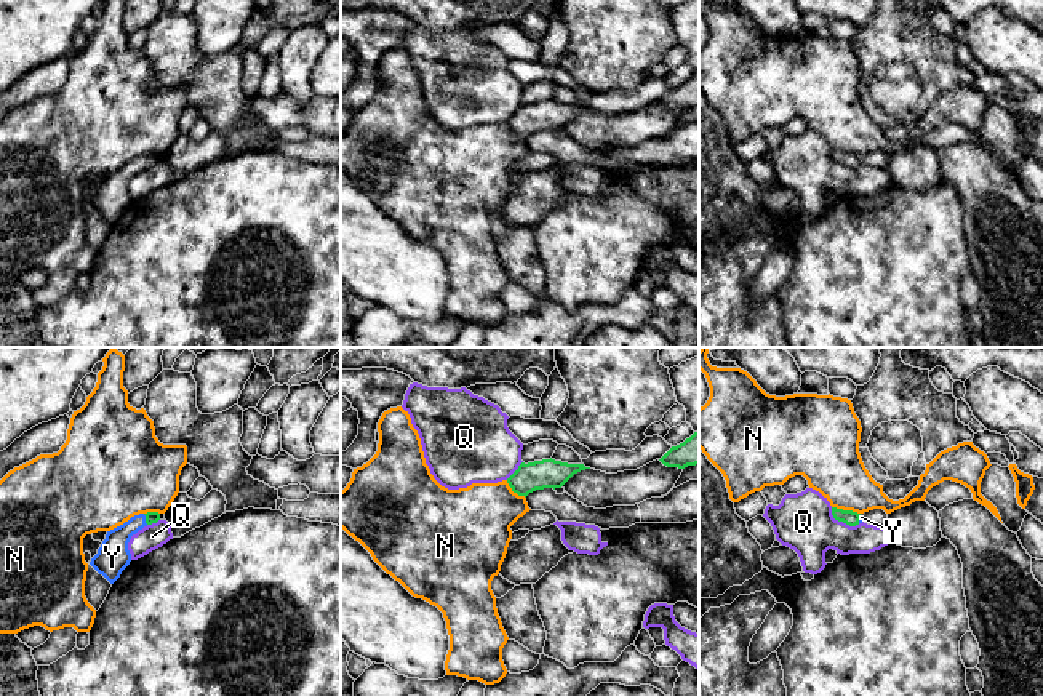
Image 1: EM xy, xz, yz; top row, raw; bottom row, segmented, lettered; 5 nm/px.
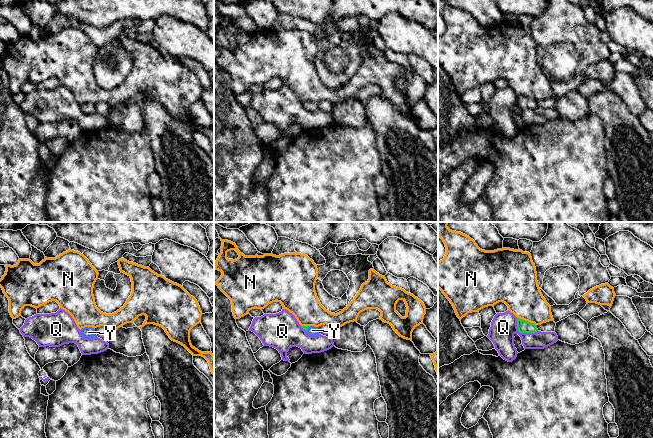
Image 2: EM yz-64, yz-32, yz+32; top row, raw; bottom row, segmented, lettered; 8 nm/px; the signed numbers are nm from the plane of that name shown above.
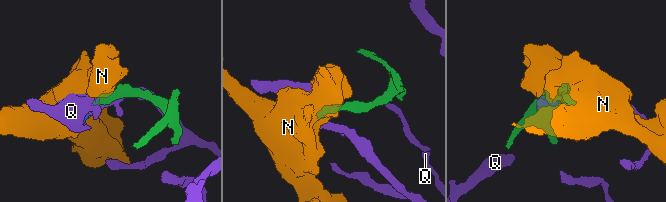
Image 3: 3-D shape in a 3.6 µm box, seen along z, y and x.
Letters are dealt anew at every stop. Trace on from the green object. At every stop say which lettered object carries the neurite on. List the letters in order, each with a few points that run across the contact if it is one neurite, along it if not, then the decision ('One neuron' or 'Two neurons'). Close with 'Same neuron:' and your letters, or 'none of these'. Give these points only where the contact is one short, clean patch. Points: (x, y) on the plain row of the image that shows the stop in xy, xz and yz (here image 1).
N: Line: yz (832, 148), (859, 156). Two neurons
Q: Line: yz (831, 149), (831, 156), (835, 160), (850, 167), (859, 165). Two neurons
Y: Line: xy (151, 159), (146, 160), (115, 184), (112, 197). One neuron
Same neuron: Y

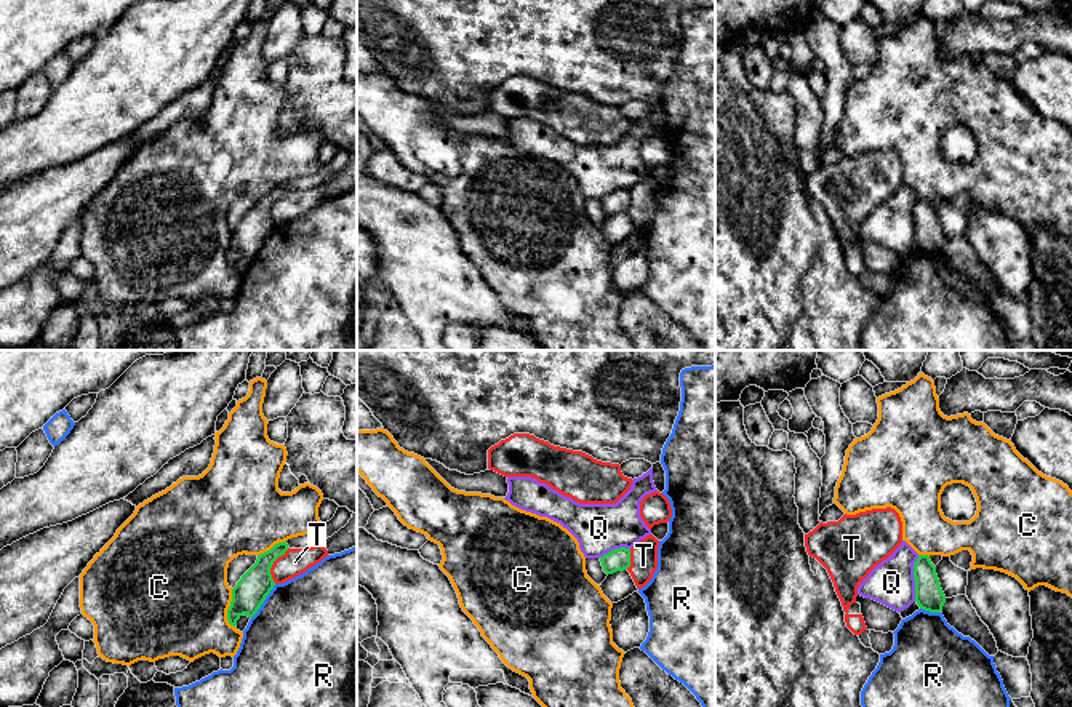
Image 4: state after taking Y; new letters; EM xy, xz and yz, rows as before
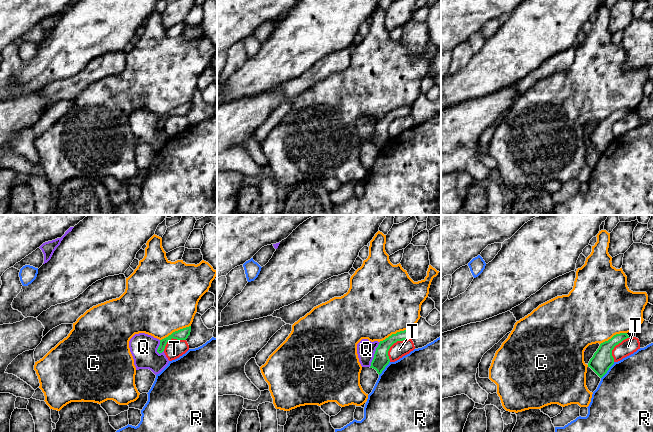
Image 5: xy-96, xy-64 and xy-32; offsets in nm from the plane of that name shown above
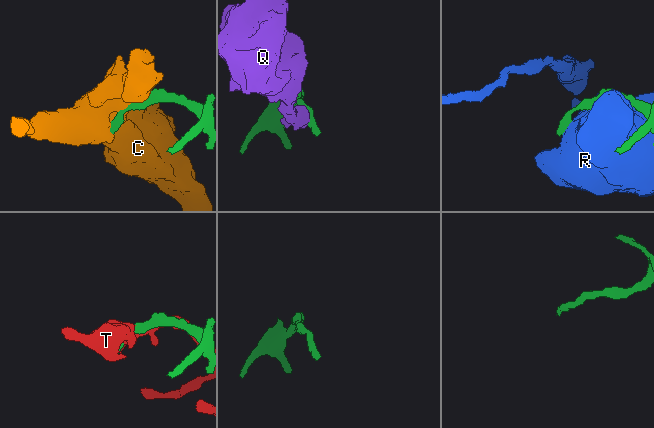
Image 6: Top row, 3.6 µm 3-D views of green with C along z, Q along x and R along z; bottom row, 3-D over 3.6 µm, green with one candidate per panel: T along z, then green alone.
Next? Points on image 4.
C: Two neurons
Q: Line: yz (919, 197), (914, 205), (914, 242). Two neurons
R: Line: xy (276, 226), (252, 259). Two neurons
T: Line: xy (288, 189), (271, 210), (274, 224). Two neurons
Same neuron: none of these

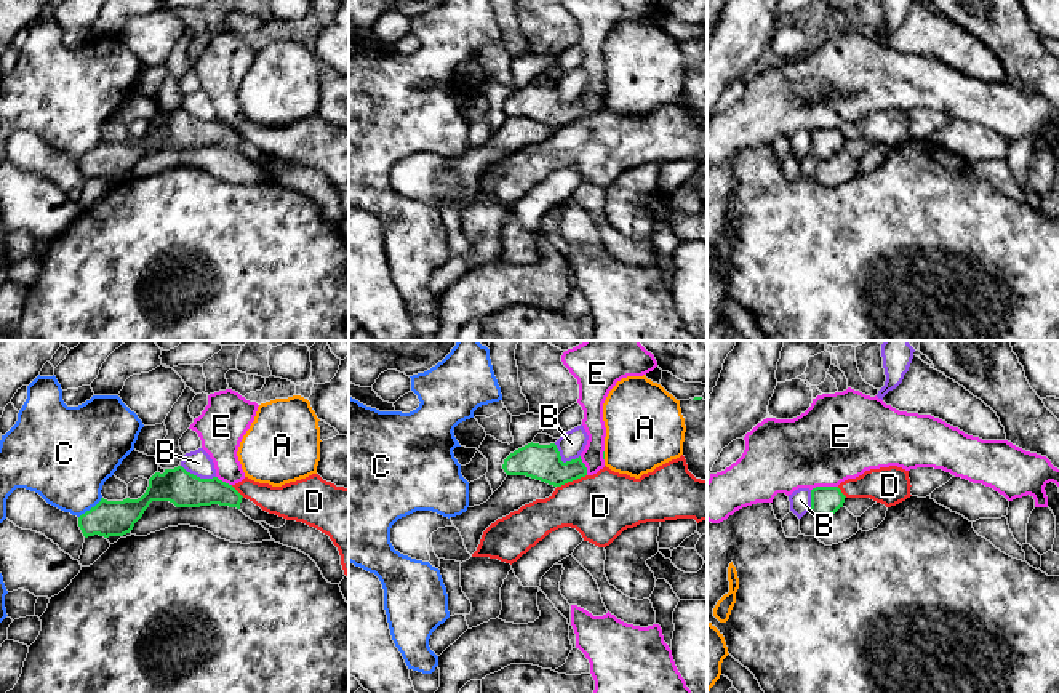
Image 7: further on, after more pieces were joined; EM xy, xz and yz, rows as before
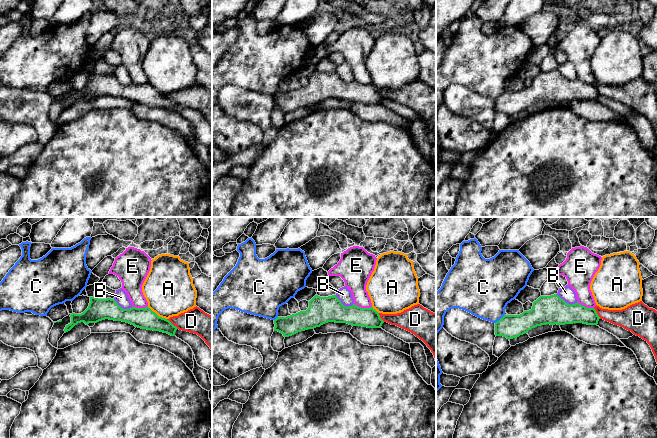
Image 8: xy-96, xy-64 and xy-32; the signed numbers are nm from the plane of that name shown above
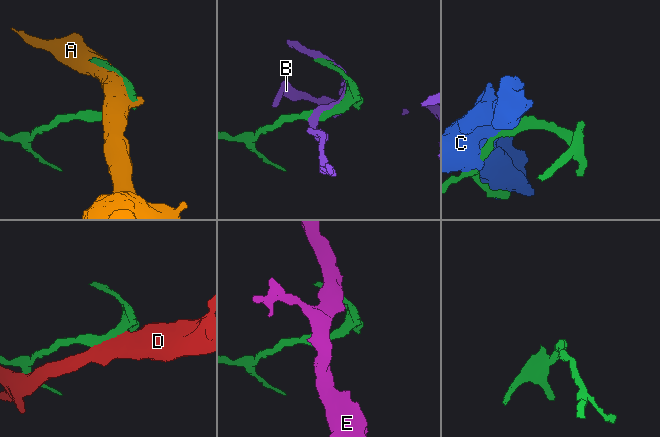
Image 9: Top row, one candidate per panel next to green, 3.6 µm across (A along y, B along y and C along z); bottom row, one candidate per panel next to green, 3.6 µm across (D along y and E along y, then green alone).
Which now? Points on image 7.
A: Two neurons
B: Two neurons
C: Line: xy (101, 138), (79, 159). Two neurons
D: Two neurons
E: Line: yz (837, 127), (816, 127), (811, 132). Two neurons
Same neuron: none of these

